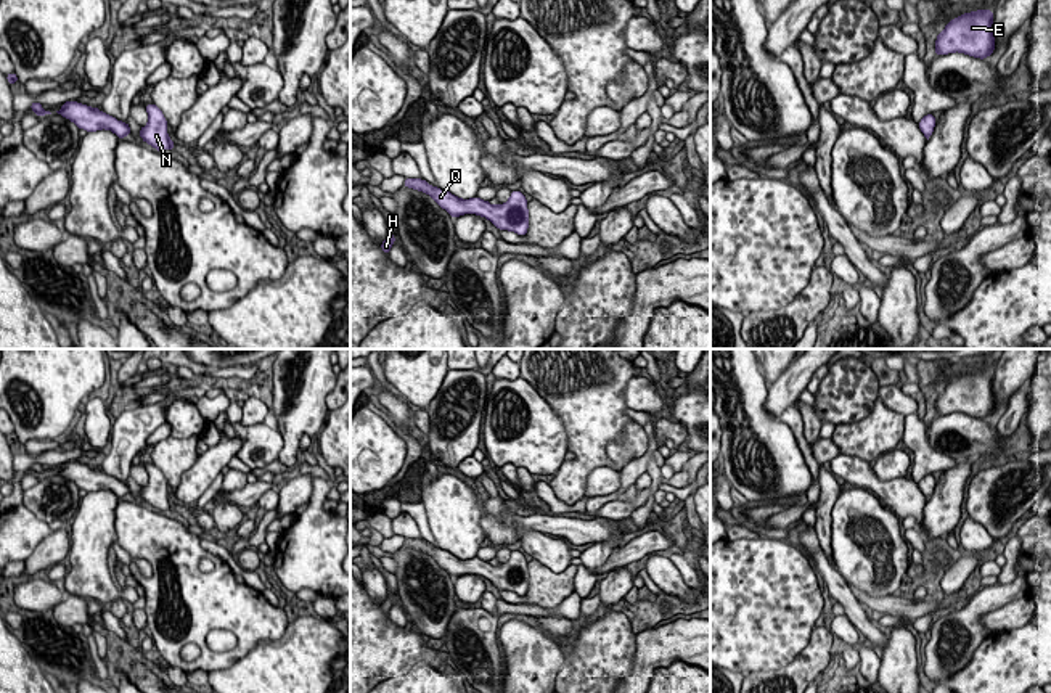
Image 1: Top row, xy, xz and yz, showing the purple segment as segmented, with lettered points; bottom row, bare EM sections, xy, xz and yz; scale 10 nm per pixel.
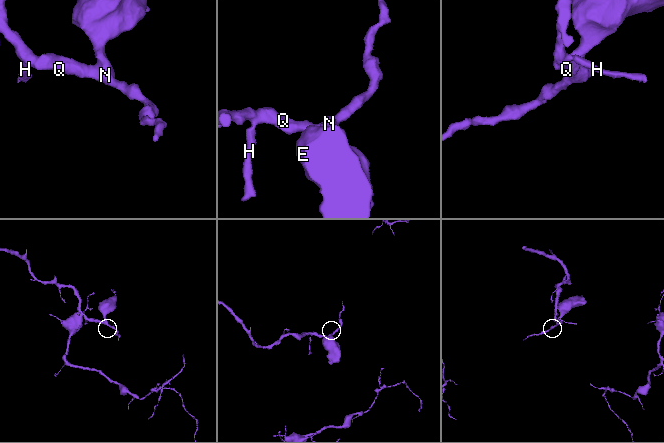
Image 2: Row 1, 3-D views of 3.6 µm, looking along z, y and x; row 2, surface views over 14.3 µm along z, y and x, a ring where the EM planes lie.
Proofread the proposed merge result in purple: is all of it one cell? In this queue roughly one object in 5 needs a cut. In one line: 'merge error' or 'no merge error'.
no merge error

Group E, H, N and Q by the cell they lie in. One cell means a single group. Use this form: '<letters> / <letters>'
E H N Q

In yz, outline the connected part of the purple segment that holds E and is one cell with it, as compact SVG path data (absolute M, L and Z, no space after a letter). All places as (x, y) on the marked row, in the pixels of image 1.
M977 10L951 19L937 35L935 56L959 51L985 59L995 51L992 23L992 10Z

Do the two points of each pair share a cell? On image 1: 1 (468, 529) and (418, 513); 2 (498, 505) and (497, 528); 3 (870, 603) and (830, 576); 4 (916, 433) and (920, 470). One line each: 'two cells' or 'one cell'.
1: two cells
2: two cells
3: two cells
4: one cell

